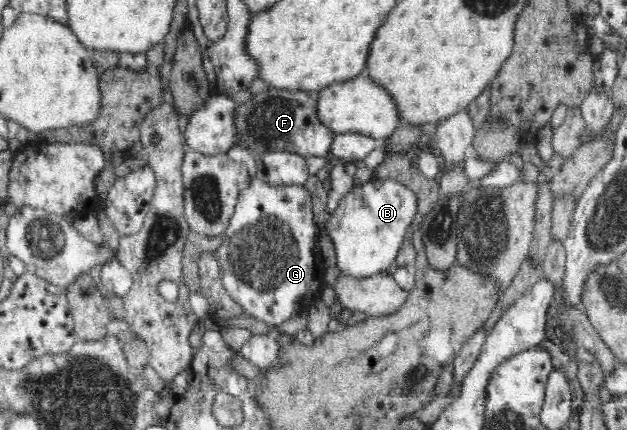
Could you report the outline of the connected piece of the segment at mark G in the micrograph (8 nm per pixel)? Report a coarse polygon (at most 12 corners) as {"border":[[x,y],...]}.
{"border":[[255,176],[217,254],[247,316],[278,327],[320,300],[304,185]]}

